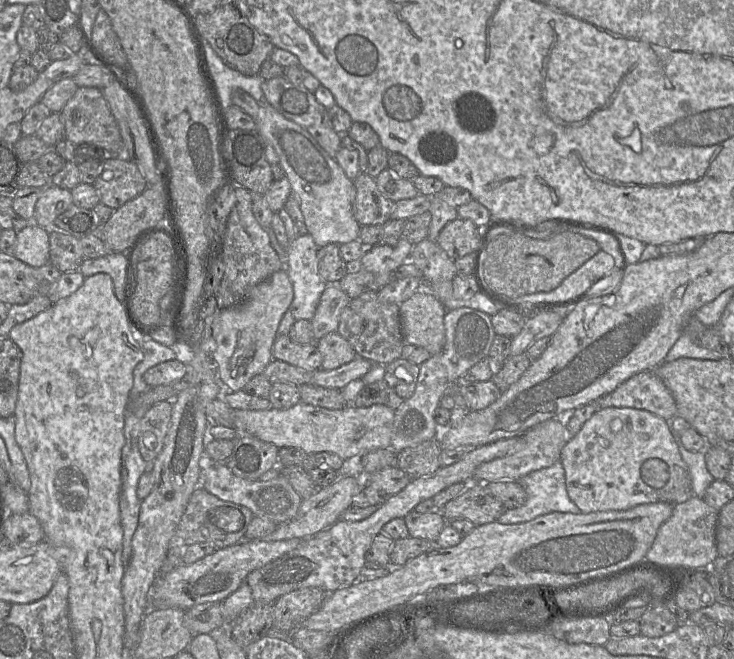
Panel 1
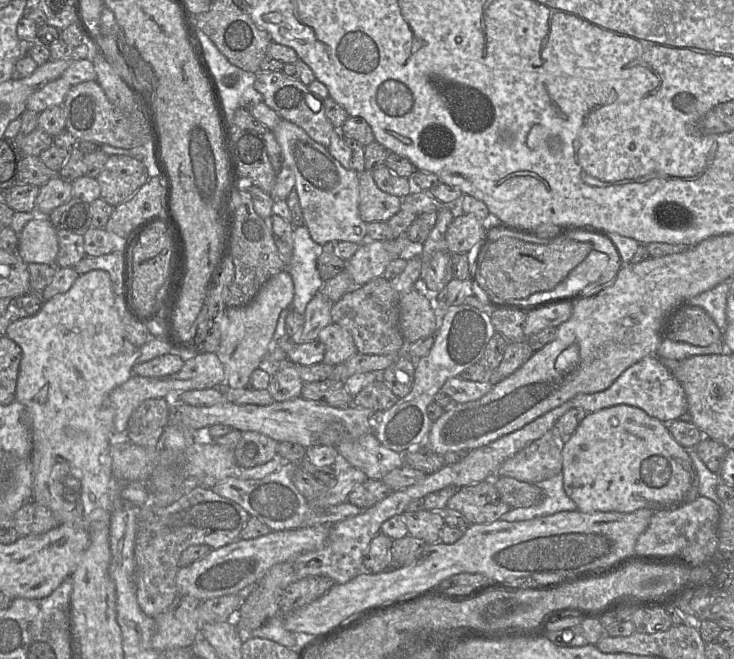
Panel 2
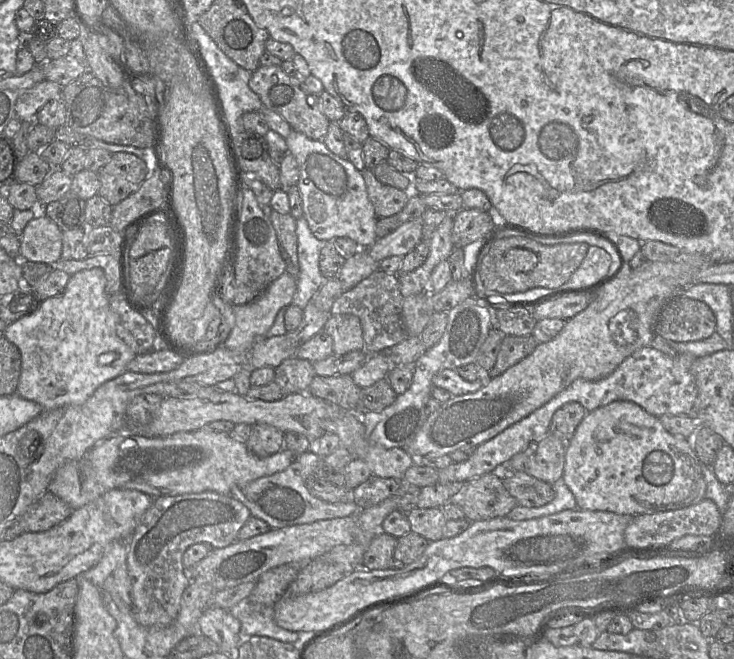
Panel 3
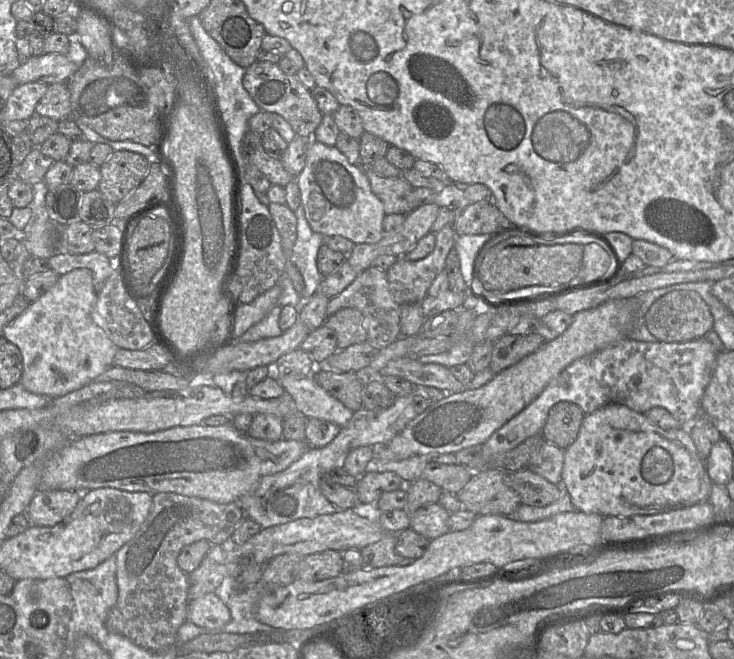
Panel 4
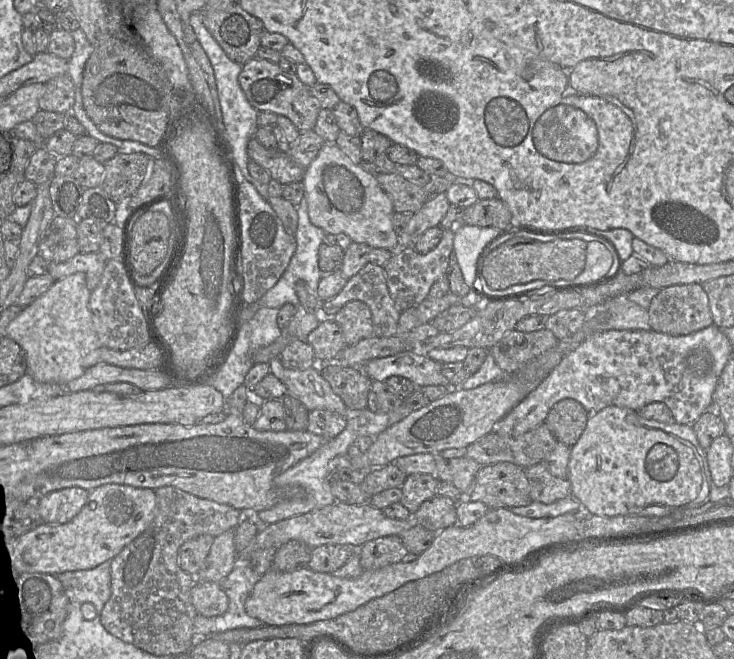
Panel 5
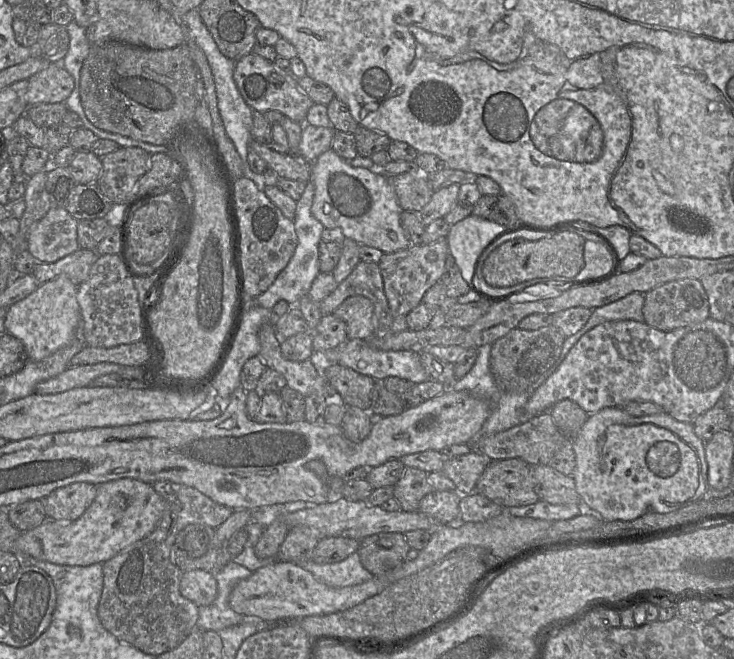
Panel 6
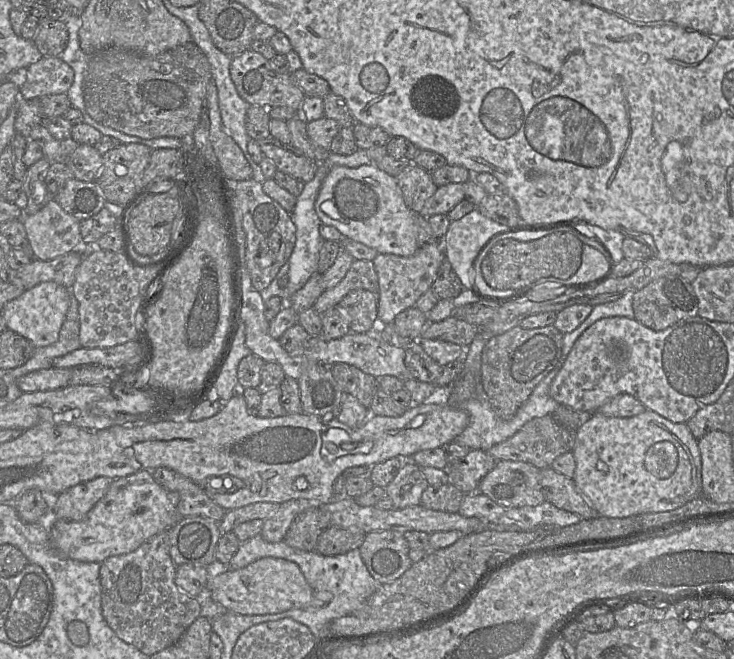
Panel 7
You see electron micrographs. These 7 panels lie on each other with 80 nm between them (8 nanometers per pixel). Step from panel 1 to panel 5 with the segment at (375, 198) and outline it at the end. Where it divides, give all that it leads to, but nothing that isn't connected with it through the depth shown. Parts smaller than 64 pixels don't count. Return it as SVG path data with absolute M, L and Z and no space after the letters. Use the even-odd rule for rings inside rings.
M374 172L377 181L392 200L395 212L416 213L425 204L423 187L405 179L397 173Z

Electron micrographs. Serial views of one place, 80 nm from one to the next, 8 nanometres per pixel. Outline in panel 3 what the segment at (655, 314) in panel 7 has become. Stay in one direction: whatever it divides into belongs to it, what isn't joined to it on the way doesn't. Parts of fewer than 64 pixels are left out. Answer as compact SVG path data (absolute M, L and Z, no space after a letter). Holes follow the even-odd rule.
M673 296L659 311L654 334L667 341L691 342L710 337L716 332L716 320L702 301L685 296Z

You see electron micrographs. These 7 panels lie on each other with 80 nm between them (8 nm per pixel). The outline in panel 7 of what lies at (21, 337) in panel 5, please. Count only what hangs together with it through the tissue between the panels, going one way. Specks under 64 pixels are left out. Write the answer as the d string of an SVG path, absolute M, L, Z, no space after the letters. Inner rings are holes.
M53 281L42 282L25 290L8 302L1 314L6 328L28 339L35 348L49 346L59 338L59 332L70 305L69 289Z

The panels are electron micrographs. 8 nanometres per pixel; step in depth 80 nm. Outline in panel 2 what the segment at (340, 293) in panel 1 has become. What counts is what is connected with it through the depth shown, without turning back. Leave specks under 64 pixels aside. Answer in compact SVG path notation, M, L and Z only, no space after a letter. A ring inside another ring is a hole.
M319 291L307 304L301 335L286 337L286 339L295 345L317 339L321 330L332 322L333 305L334 303Z

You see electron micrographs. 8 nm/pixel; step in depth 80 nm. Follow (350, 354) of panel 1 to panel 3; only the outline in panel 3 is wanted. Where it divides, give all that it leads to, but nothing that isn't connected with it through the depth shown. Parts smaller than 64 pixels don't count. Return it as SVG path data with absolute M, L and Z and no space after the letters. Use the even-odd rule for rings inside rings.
M330 315L323 330L333 339L333 354L342 355L355 350L364 350L361 323L354 315Z

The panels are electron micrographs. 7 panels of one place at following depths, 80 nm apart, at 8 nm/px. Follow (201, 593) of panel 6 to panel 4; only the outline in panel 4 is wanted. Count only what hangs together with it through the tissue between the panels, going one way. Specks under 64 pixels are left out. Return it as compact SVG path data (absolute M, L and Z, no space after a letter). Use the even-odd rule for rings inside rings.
M212 592L189 601L187 620L208 629L206 634L216 634L231 620L231 613L217 593Z

